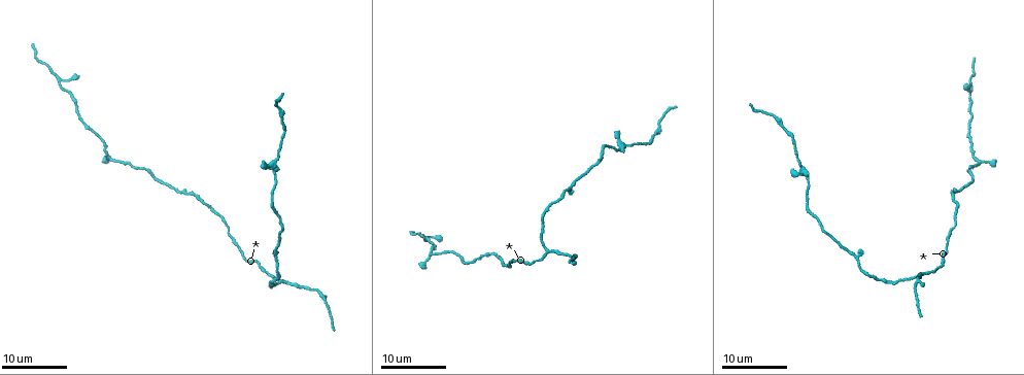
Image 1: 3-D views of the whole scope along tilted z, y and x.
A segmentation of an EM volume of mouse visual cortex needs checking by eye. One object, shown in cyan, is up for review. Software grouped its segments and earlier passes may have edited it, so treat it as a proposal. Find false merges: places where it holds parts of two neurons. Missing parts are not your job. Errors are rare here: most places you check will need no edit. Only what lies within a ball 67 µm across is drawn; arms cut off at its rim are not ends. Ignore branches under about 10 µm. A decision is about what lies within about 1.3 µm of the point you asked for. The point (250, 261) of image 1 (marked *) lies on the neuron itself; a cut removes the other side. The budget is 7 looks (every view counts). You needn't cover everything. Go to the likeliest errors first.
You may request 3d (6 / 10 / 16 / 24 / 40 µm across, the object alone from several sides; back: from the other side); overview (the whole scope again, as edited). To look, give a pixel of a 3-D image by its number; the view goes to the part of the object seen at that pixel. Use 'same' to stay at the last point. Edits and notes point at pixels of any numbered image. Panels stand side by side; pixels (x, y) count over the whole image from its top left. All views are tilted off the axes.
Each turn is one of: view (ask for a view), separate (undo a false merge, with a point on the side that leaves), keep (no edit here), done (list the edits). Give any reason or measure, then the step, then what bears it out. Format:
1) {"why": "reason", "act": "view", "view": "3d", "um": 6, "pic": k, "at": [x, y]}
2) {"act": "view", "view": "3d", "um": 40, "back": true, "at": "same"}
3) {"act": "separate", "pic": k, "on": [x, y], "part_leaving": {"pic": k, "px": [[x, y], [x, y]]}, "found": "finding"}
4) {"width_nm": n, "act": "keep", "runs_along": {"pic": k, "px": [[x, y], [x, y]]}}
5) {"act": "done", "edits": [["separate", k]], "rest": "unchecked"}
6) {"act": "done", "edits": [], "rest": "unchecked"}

{"why": "branch point", "act": "view", "view": "3d", "um": 24, "pic": 1, "at": [547, 252]}

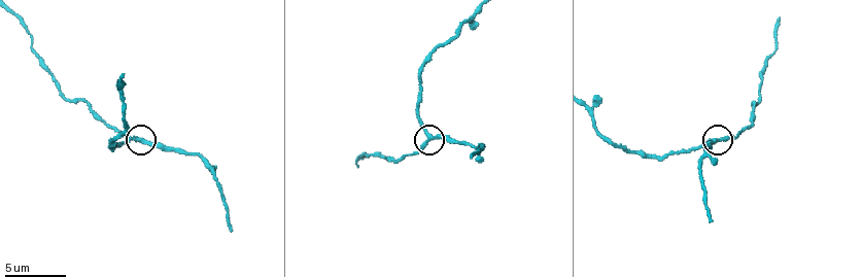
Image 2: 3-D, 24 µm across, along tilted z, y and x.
{"act": "view", "view": "3d", "um": 6, "pic": 2, "at": [714, 139]}

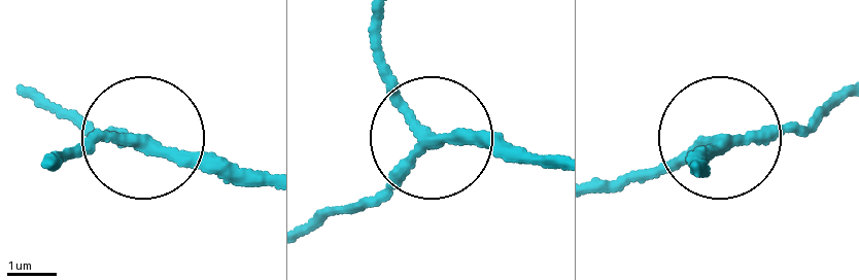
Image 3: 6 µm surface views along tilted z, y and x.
{"act": "keep", "runs_along": {"pic": 3, "px": [[311, 223], [381, 198], [441, 136], [534, 150]]}, "found": "one neuron here"}

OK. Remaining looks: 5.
{"why": "three-way junction", "act": "view", "view": "3d", "um": 10, "pic": 2, "at": [590, 115]}

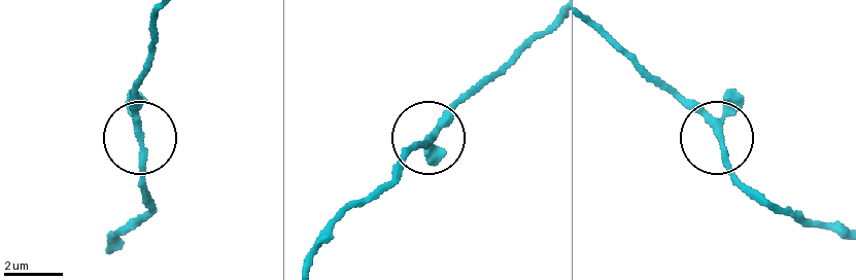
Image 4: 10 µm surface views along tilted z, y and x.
{"arms": 3, "act": "keep", "runs_along": {"pic": 4, "px": [[106, 249], [137, 224], [146, 205], [131, 99], [137, 76]]}, "found": "continuous, no second neuron"}

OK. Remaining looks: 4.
{"act": "view", "view": "3d", "um": 16, "pic": 1, "at": [483, 255]}

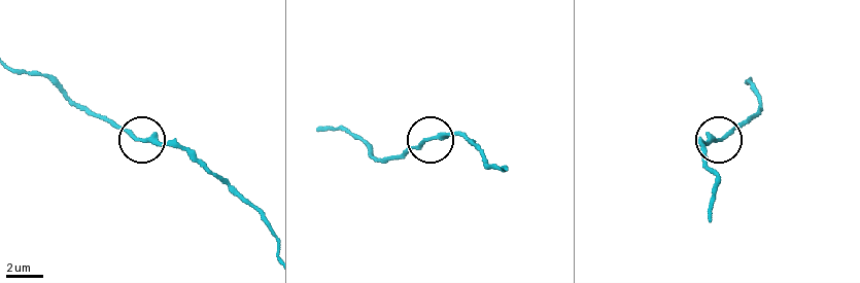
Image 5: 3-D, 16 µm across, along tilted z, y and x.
{"why": "zoom in", "act": "view", "view": "3d", "um": 6, "pic": 5, "at": [718, 142]}

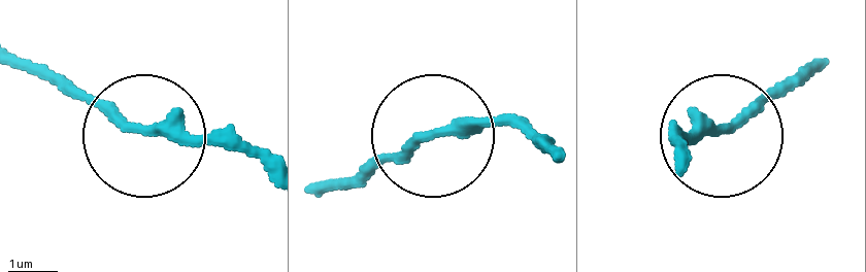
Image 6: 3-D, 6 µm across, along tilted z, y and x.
{"act": "keep", "runs_along": {"pic": 6, "px": [[548, 155], [528, 131], [467, 120], [374, 165]]}, "found": "all the same neuron"}

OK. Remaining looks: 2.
{"act": "done", "edits": [], "rest": "unchecked"}

